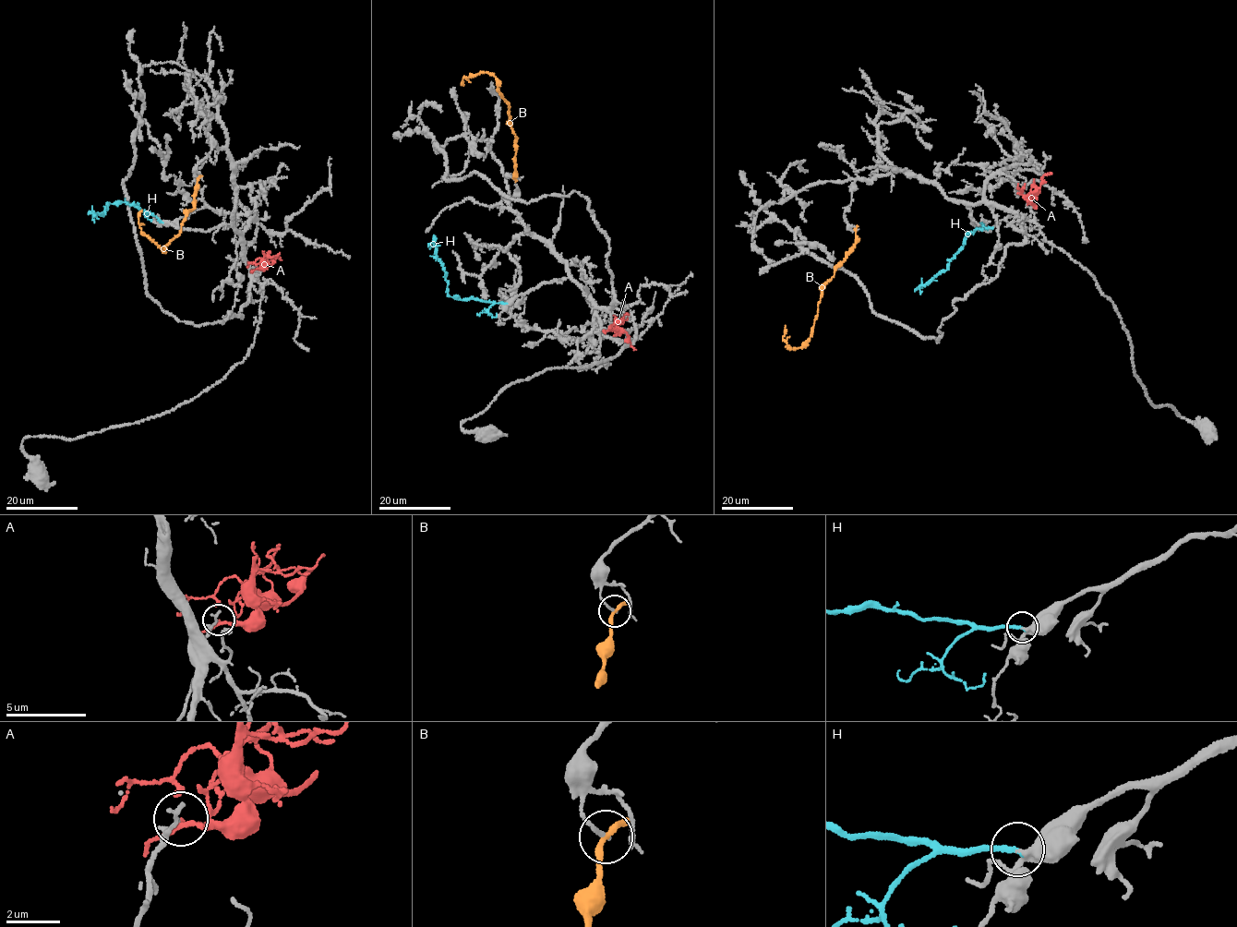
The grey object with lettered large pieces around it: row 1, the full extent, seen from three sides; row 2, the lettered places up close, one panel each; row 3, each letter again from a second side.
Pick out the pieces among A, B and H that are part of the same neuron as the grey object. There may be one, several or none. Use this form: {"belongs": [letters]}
{"belongs": ["H"]}

